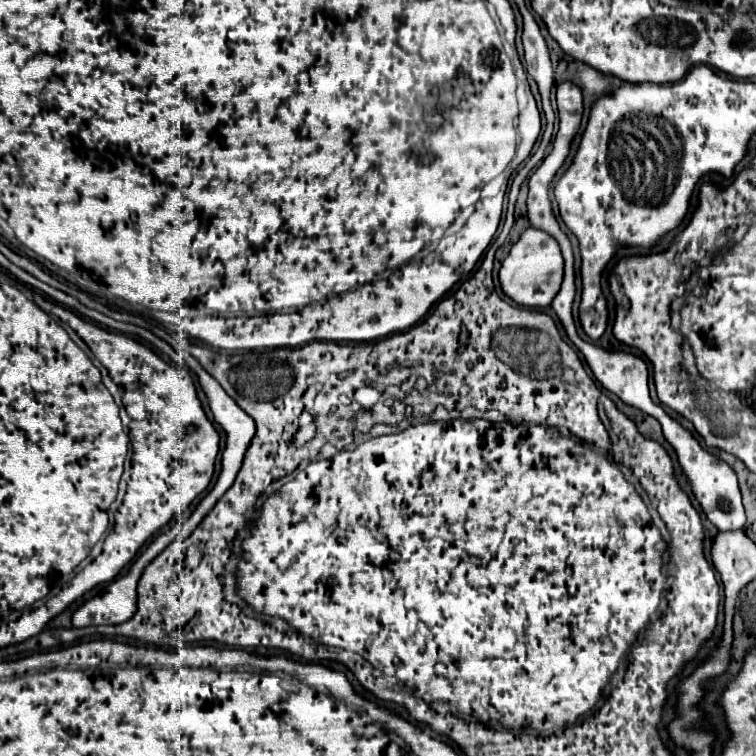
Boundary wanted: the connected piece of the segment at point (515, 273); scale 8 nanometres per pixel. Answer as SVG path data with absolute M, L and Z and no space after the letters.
M528 227L520 235L520 239L512 245L506 259L502 261L500 287L518 305L530 307L530 309L542 309L542 307L550 305L556 291L560 289L562 273L564 273L562 267L564 267L564 259L562 259L556 239L552 239L552 235L548 235L540 229Z

